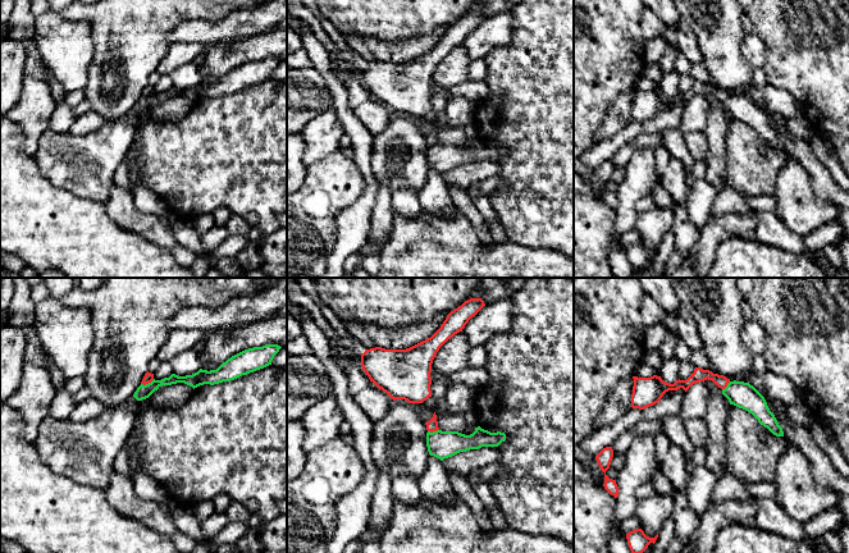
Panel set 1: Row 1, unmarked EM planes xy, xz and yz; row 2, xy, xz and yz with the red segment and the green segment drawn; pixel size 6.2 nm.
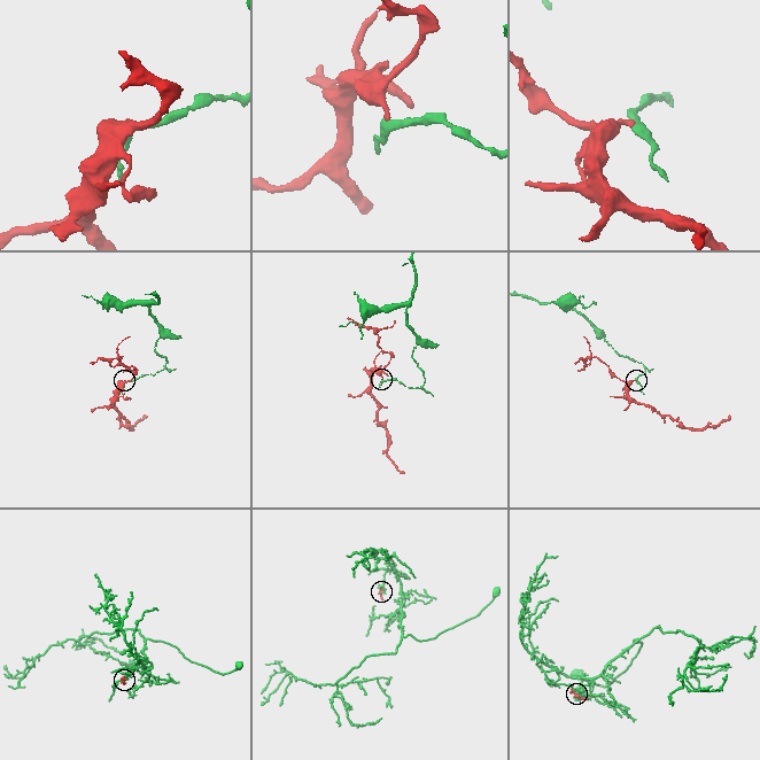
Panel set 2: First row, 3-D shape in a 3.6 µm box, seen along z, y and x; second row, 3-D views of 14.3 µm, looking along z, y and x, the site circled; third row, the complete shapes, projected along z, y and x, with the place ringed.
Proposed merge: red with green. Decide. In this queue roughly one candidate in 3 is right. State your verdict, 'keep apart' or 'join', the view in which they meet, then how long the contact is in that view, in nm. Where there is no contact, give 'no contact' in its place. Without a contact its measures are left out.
keep apart; meets red in xy; contact 90 nm long

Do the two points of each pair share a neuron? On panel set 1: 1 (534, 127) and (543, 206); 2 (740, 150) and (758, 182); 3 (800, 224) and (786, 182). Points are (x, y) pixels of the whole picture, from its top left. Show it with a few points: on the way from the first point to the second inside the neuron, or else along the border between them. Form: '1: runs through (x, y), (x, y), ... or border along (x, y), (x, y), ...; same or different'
1: runs through (534, 146), (534, 187); same
2: runs through (748, 158), (752, 161), (754, 174); same
3: runs through (800, 214), (800, 209), (794, 202), (794, 192); same

